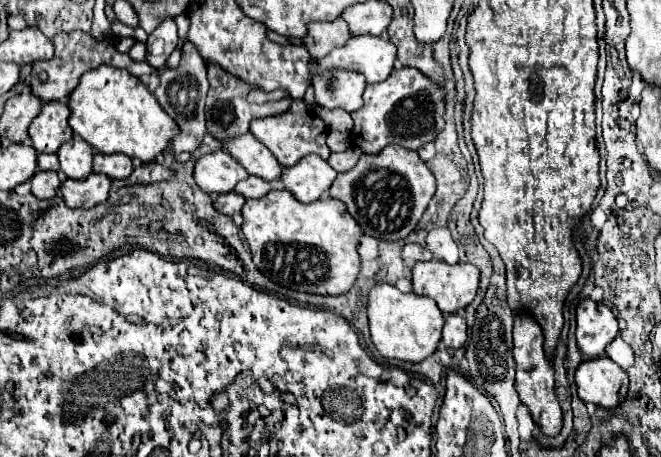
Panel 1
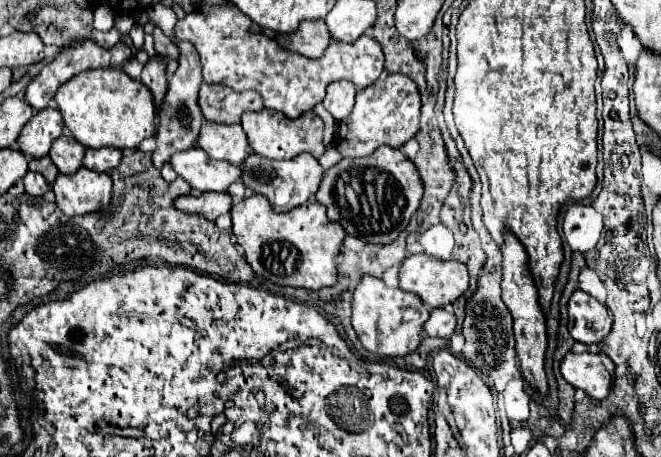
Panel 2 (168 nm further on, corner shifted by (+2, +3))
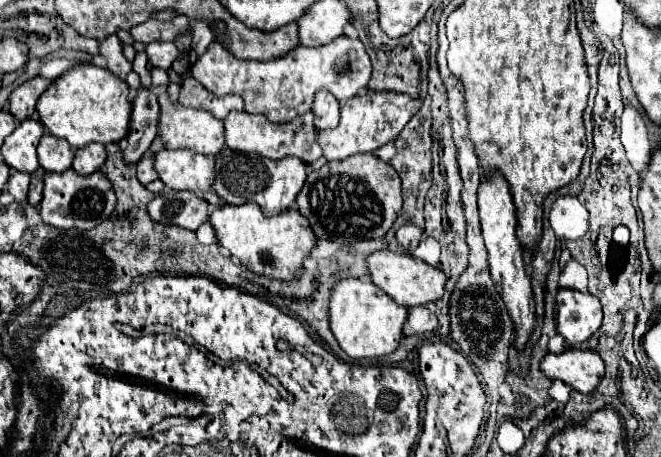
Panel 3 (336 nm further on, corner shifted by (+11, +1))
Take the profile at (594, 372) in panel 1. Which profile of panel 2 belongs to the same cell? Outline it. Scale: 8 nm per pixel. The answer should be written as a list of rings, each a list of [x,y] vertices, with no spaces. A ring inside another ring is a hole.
[[[567,353],[561,361],[561,375],[575,389],[583,389],[593,399],[605,399],[611,391],[615,365],[605,353]]]

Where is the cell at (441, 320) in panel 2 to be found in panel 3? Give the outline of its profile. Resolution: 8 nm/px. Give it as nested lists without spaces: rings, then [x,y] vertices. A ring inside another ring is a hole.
[[[412,307],[408,309],[408,323],[404,323],[404,335],[422,335],[432,333],[438,329],[438,319],[426,307]]]

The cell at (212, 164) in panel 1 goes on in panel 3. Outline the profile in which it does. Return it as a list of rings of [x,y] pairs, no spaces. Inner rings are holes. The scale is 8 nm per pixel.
[[[162,149],[156,153],[154,169],[166,189],[208,193],[216,179],[216,161],[208,155],[196,155],[188,149]]]

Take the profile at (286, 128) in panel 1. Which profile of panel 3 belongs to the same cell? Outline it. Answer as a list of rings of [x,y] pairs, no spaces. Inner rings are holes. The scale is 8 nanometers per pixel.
[[[232,111],[224,119],[224,127],[226,127],[226,145],[230,149],[236,149],[236,151],[258,153],[258,155],[264,155],[268,159],[282,159],[282,157],[294,155],[306,163],[312,163],[322,155],[322,149],[314,139],[314,115],[312,115],[312,111],[300,115],[294,121],[284,123],[284,125],[274,125],[268,119],[264,119],[262,115]]]

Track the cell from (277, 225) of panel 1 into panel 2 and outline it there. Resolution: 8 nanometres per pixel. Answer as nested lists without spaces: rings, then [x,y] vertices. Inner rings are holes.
[[[251,195],[241,203],[231,207],[231,231],[237,237],[237,243],[243,247],[243,255],[247,263],[253,267],[257,275],[263,275],[275,285],[289,285],[289,287],[303,287],[303,289],[323,289],[331,287],[337,281],[337,263],[335,257],[339,255],[341,243],[345,239],[345,231],[339,223],[331,223],[325,215],[325,207],[317,201],[307,201],[301,207],[291,209],[289,213],[275,213],[269,201],[261,195]]]

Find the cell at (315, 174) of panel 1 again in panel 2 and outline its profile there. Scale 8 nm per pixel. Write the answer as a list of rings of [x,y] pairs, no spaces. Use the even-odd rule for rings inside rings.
[[[251,153],[237,167],[241,169],[241,183],[245,187],[253,189],[255,193],[267,197],[269,203],[273,205],[273,211],[277,211],[277,213],[291,211],[293,207],[299,207],[305,201],[309,201],[317,193],[319,181],[323,177],[323,167],[319,165],[319,161],[311,153],[301,153],[301,155],[287,159],[287,161],[273,161],[273,159],[261,157],[257,153]]]

